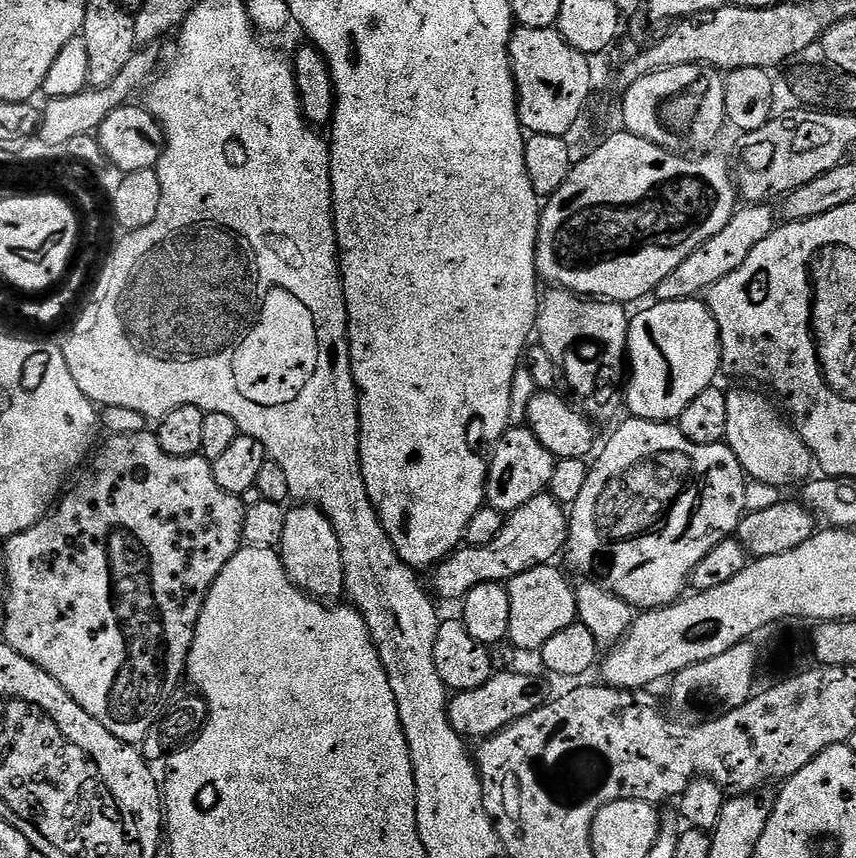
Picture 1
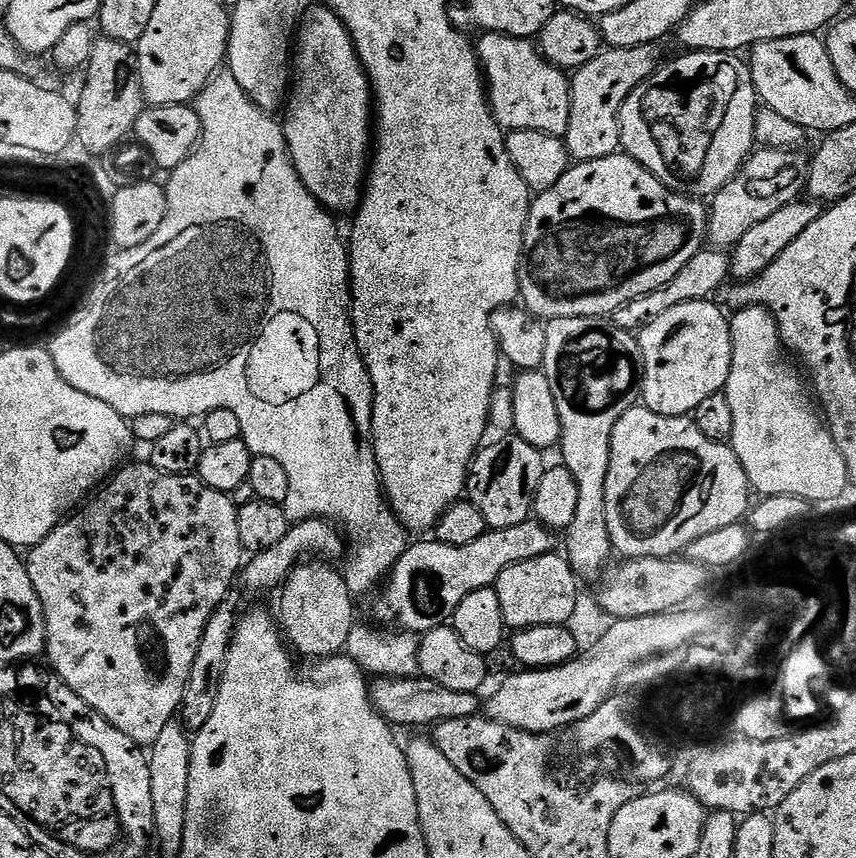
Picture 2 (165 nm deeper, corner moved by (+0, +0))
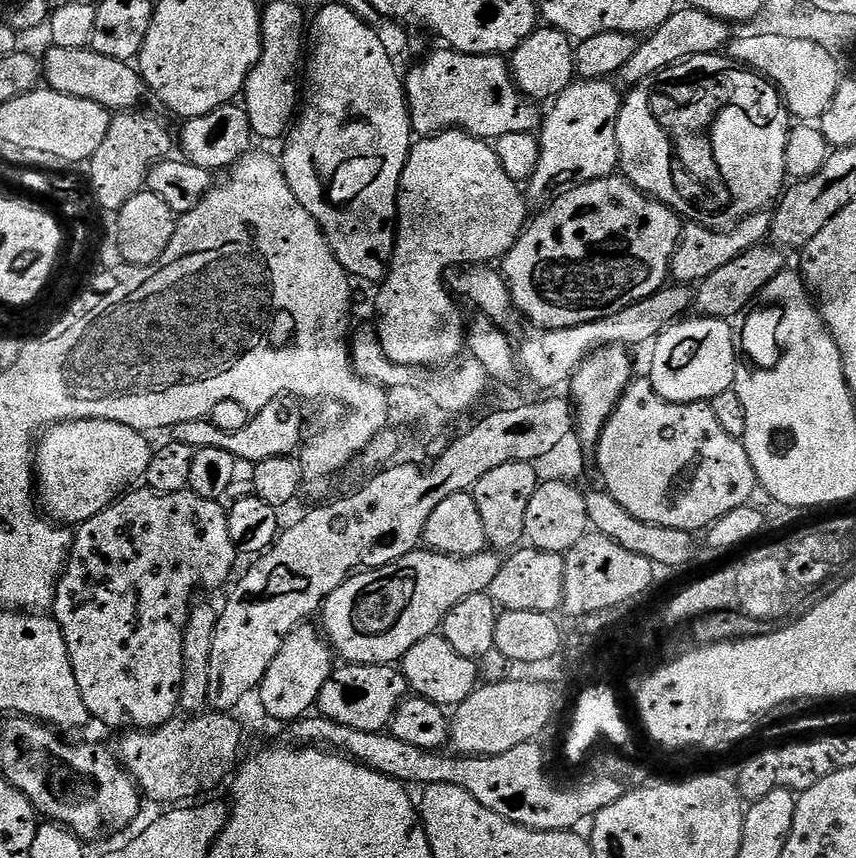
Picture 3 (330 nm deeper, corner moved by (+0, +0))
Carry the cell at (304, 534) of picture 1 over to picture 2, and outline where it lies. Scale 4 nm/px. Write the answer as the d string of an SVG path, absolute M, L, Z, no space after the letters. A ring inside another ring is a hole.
M328 562L301 563L292 569L279 593L278 627L287 647L297 657L309 656L312 662L343 653L354 627L353 594L346 586L343 575L337 569L335 572L332 567Z

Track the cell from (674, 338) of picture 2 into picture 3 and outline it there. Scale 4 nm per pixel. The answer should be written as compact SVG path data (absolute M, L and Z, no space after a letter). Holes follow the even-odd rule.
M697 315L696 320L681 319L670 324L668 329L657 336L651 345L652 388L666 402L675 404L702 404L718 398L718 394L733 391L736 383L736 338L734 328L729 321L716 320L712 316Z

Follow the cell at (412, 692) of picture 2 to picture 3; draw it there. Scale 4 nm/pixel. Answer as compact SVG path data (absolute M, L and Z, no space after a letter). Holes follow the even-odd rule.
M341 663L332 677L322 686L318 701L319 715L336 724L350 726L359 732L384 732L391 725L398 706L410 689L403 671L396 664Z

